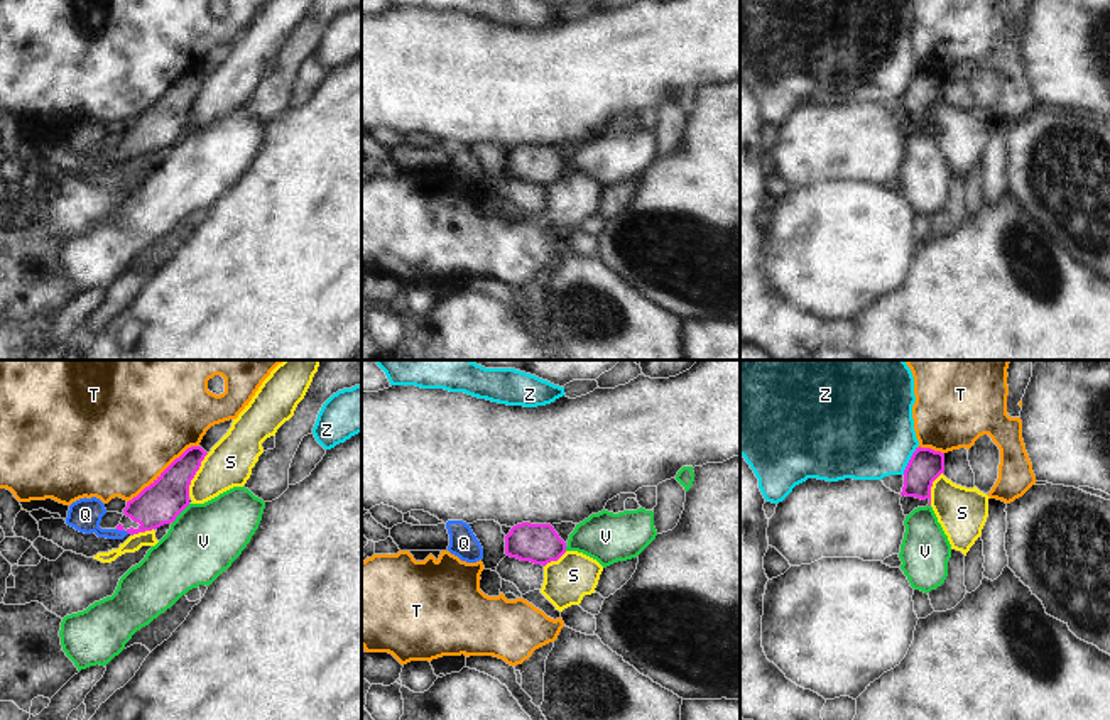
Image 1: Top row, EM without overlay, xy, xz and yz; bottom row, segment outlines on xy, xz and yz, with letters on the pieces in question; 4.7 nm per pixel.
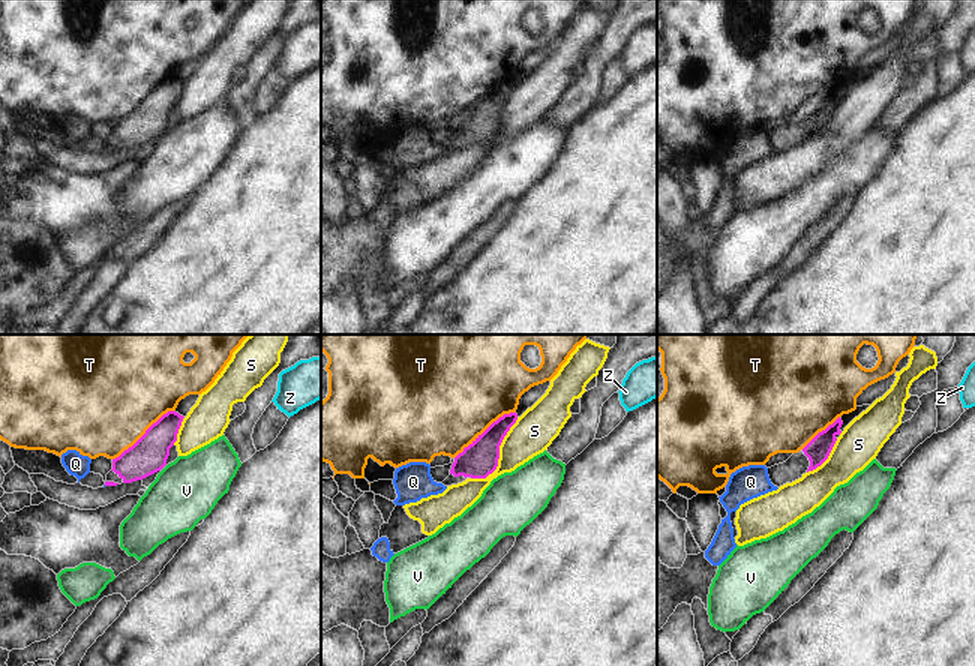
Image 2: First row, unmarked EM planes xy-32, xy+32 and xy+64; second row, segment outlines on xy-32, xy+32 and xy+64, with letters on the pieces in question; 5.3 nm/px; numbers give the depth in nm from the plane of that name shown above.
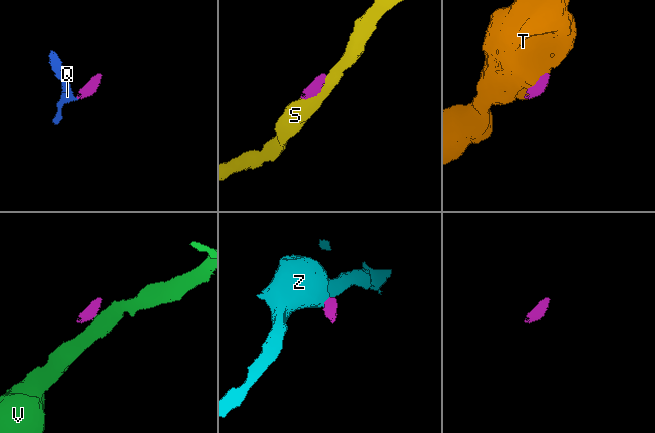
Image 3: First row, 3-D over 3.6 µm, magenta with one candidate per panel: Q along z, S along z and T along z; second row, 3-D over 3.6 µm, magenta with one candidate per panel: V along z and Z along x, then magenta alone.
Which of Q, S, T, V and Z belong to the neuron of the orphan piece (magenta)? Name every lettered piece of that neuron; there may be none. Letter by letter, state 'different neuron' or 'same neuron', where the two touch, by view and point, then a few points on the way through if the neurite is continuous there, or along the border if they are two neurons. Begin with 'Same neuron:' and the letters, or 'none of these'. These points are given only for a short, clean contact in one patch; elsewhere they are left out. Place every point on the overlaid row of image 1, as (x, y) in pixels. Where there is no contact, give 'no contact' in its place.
Same neuron: Q
Q: same neuron; meets magenta in xy at (124, 529); runs through xy (120, 528), (124, 529), (100, 533), (85, 514)
S: different neuron; meets magenta in xy at (195, 474)
T: different neuron; meets magenta in xy at (164, 470); border along xy (198, 445), (188, 447), (127, 502)
V: different neuron; meets magenta in xy at (179, 512); border along xy (190, 504), (173, 523)
Z: different neuron; meets magenta in yz at (909, 460); border along yz (916, 447), (903, 474)

